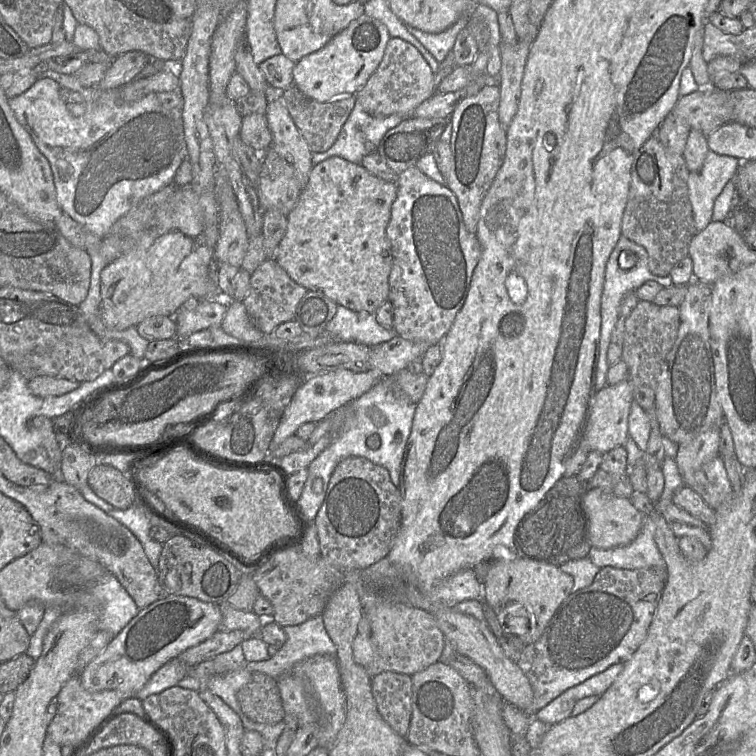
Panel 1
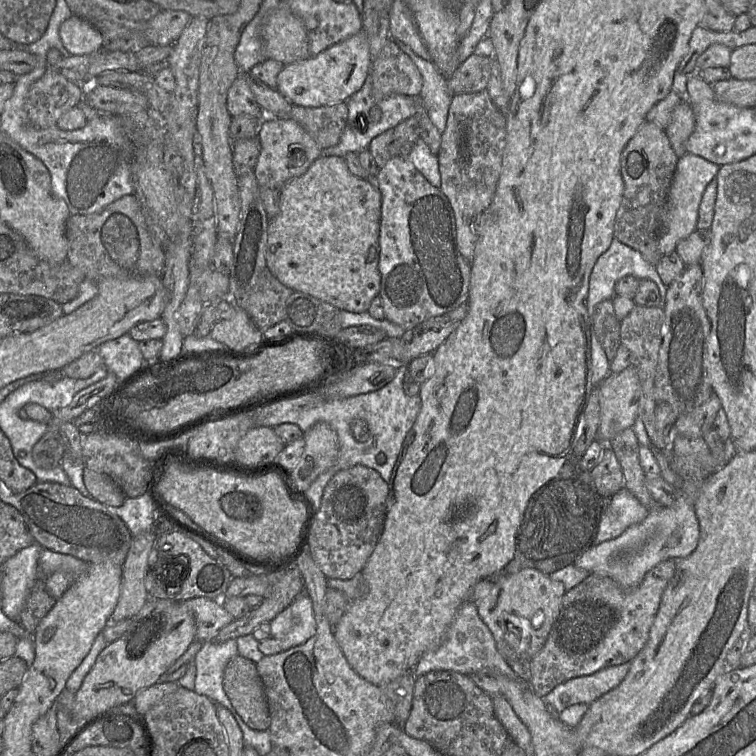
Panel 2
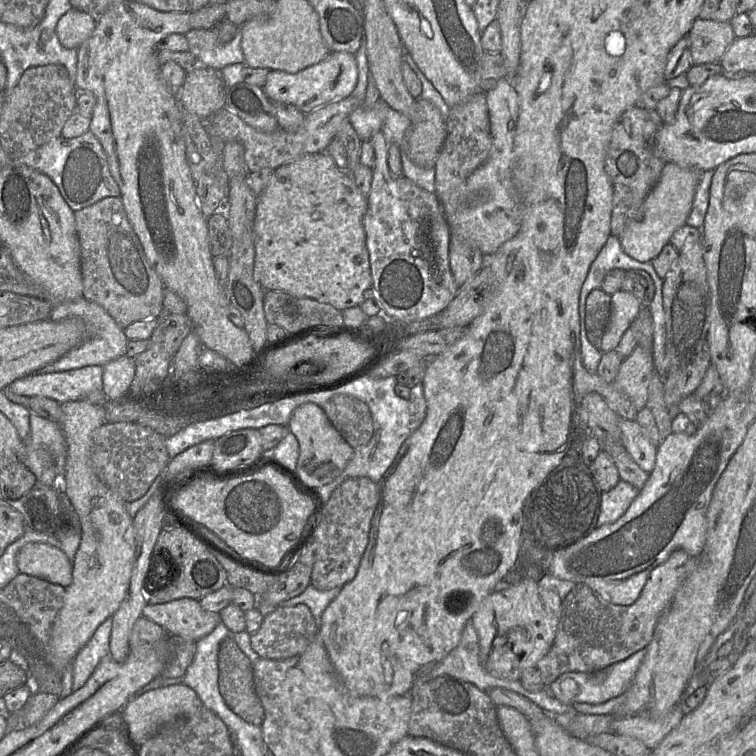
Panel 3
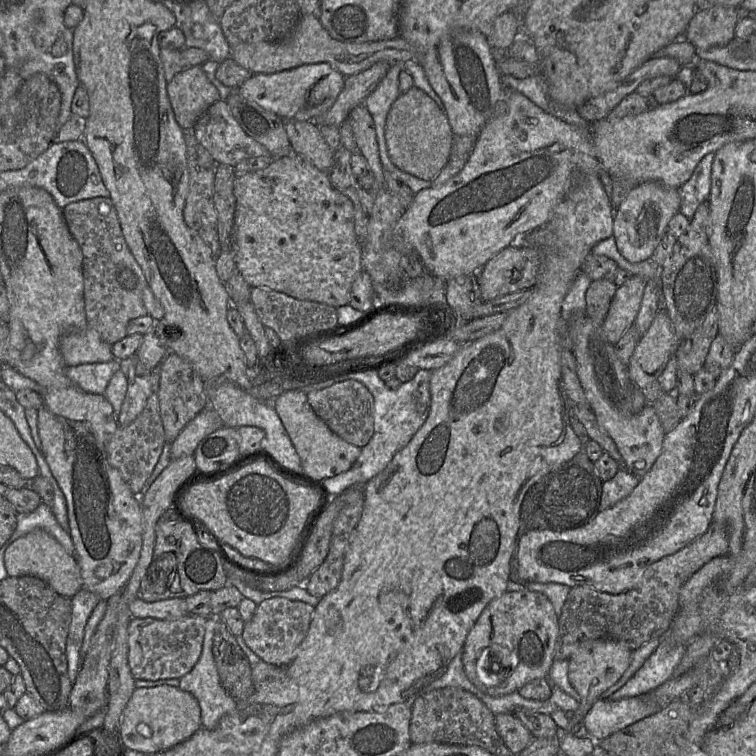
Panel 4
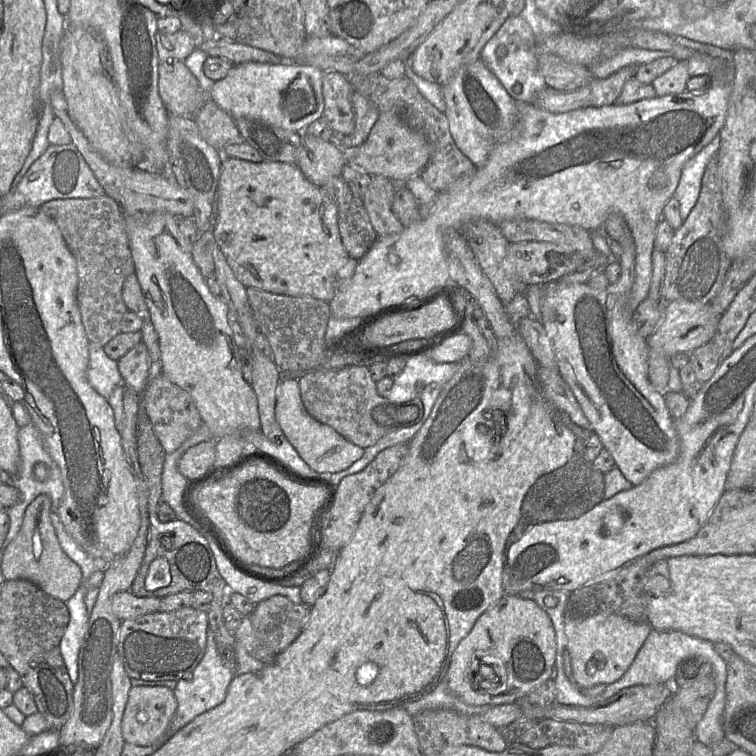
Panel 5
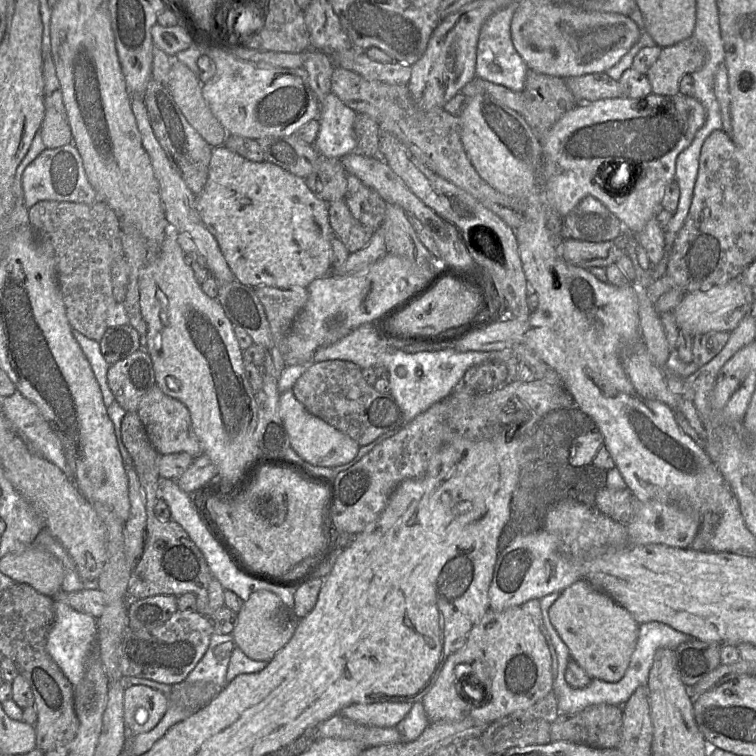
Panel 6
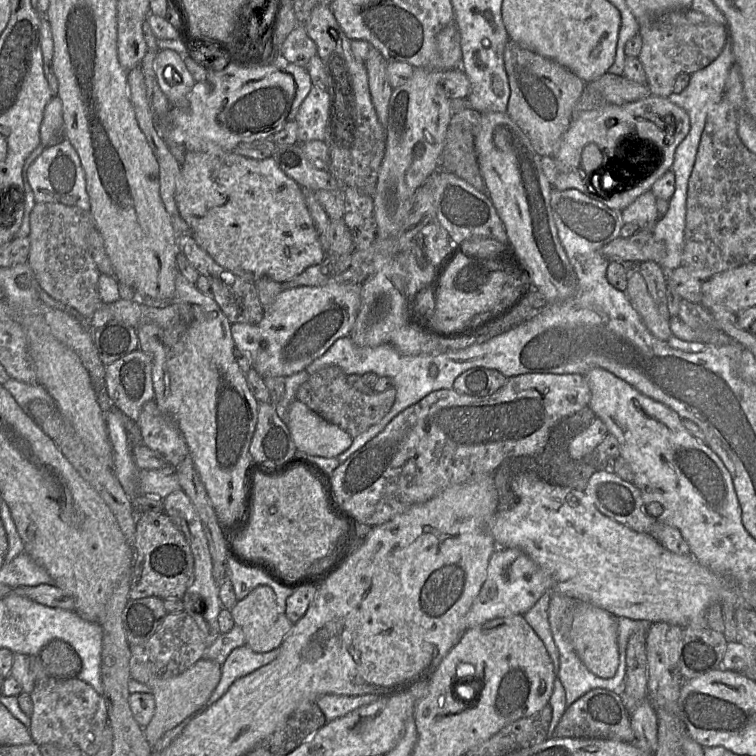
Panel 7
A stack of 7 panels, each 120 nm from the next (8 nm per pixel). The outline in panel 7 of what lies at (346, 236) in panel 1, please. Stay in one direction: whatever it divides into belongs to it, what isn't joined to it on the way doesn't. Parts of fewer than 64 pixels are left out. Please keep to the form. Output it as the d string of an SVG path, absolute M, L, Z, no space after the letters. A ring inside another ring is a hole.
M207 148L207 150L187 151L184 161L181 164L176 201L179 213L188 224L190 235L195 242L220 266L244 279L257 282L261 278L269 278L277 282L286 282L302 273L306 268L321 263L325 258L325 252L318 238L305 201L304 190L282 171L272 157L259 160L252 159L222 148Z

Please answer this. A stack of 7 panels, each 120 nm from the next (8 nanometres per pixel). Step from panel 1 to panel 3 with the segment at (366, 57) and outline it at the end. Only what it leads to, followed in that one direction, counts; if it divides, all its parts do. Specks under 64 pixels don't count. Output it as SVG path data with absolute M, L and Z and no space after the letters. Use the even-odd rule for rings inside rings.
M334 51L319 63L296 73L270 70L262 89L272 102L292 104L304 114L308 114L351 95L357 85L357 80L358 67L355 54Z

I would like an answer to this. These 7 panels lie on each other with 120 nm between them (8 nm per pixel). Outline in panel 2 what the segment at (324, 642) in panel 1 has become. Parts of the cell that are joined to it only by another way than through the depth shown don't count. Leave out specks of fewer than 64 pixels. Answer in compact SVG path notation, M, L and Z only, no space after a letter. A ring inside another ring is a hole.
M306 591L269 623L271 636L279 641L281 652L299 646L314 636L317 624L312 600Z

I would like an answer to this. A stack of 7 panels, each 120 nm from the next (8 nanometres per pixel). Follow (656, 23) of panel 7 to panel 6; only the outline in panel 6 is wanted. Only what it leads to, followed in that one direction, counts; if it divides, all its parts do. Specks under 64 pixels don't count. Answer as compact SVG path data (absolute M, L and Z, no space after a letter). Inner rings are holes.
M694 36L662 48L647 73L652 93L668 96L678 94L681 78L701 69L706 60L706 49Z

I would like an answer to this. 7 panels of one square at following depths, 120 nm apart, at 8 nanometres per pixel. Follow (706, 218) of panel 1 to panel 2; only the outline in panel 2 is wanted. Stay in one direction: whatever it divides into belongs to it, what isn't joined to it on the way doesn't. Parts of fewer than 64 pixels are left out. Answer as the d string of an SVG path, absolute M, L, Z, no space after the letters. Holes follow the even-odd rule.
M687 153L680 157L669 190L667 203L661 219L658 249L662 255L676 250L677 244L697 230L699 205L711 180L716 178L720 166L698 155Z

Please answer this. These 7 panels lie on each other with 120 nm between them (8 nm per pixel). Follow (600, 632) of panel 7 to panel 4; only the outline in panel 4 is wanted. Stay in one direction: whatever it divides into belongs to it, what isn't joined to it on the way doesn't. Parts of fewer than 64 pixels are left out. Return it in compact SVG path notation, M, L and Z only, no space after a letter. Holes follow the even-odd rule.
M609 638L586 640L572 653L569 661L568 679L581 696L580 706L575 711L577 720L584 721L593 703L613 686L624 674L630 664L632 650L624 644Z

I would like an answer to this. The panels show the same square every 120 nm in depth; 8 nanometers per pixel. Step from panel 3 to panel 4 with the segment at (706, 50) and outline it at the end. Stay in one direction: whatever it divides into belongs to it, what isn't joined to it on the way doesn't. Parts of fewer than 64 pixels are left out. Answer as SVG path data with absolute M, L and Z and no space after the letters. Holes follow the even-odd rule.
M716 5L697 9L686 29L687 41L702 50L728 45L735 39L739 18L738 7Z

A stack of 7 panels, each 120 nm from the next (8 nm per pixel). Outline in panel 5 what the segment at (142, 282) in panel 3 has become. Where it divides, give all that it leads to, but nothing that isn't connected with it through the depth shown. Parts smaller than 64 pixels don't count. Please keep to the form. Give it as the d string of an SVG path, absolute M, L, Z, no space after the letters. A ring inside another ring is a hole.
M104 195L95 198L54 199L40 209L59 227L77 263L77 303L86 336L90 342L105 346L121 331L121 320L128 308L122 298L126 278L135 273L134 261L119 204Z

